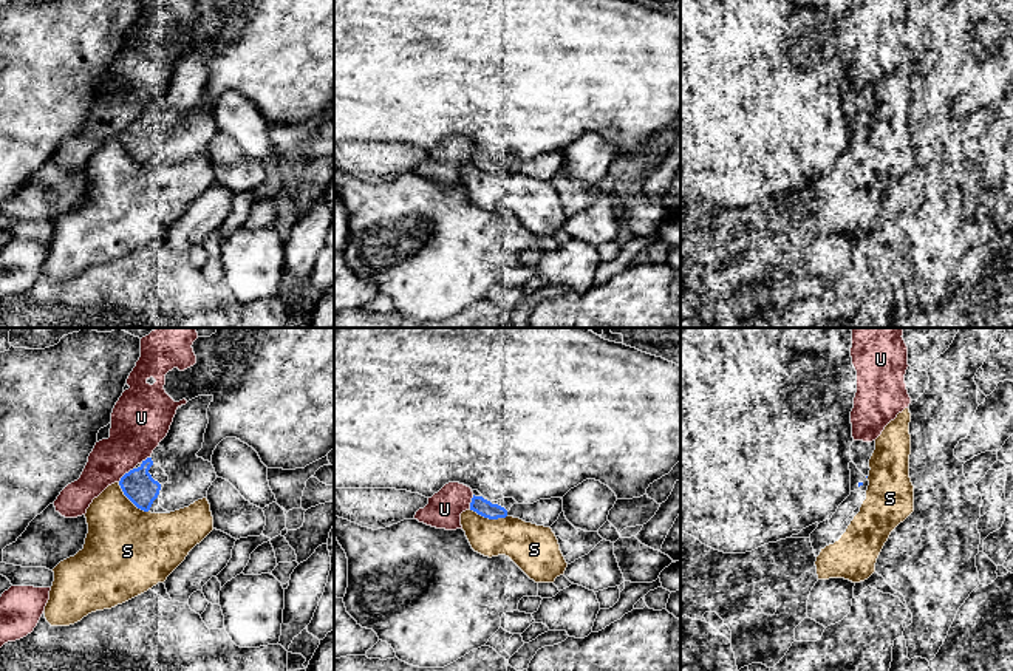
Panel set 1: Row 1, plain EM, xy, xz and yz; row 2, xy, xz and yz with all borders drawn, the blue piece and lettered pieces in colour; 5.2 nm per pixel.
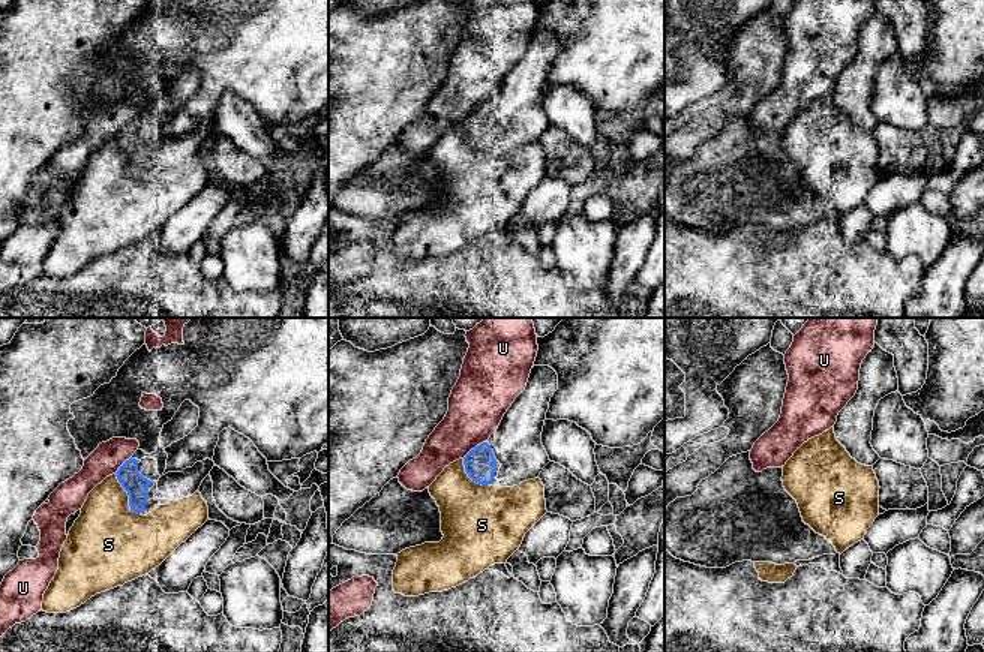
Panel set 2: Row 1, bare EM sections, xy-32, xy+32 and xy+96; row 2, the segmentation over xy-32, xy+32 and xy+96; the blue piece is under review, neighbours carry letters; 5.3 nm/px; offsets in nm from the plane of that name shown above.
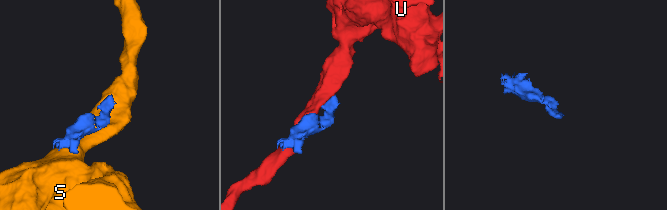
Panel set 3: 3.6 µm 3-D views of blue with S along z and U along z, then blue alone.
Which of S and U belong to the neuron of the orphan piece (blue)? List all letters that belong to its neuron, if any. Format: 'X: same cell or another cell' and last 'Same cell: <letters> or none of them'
S: another cell
U: another cell
Same cell: none of them

